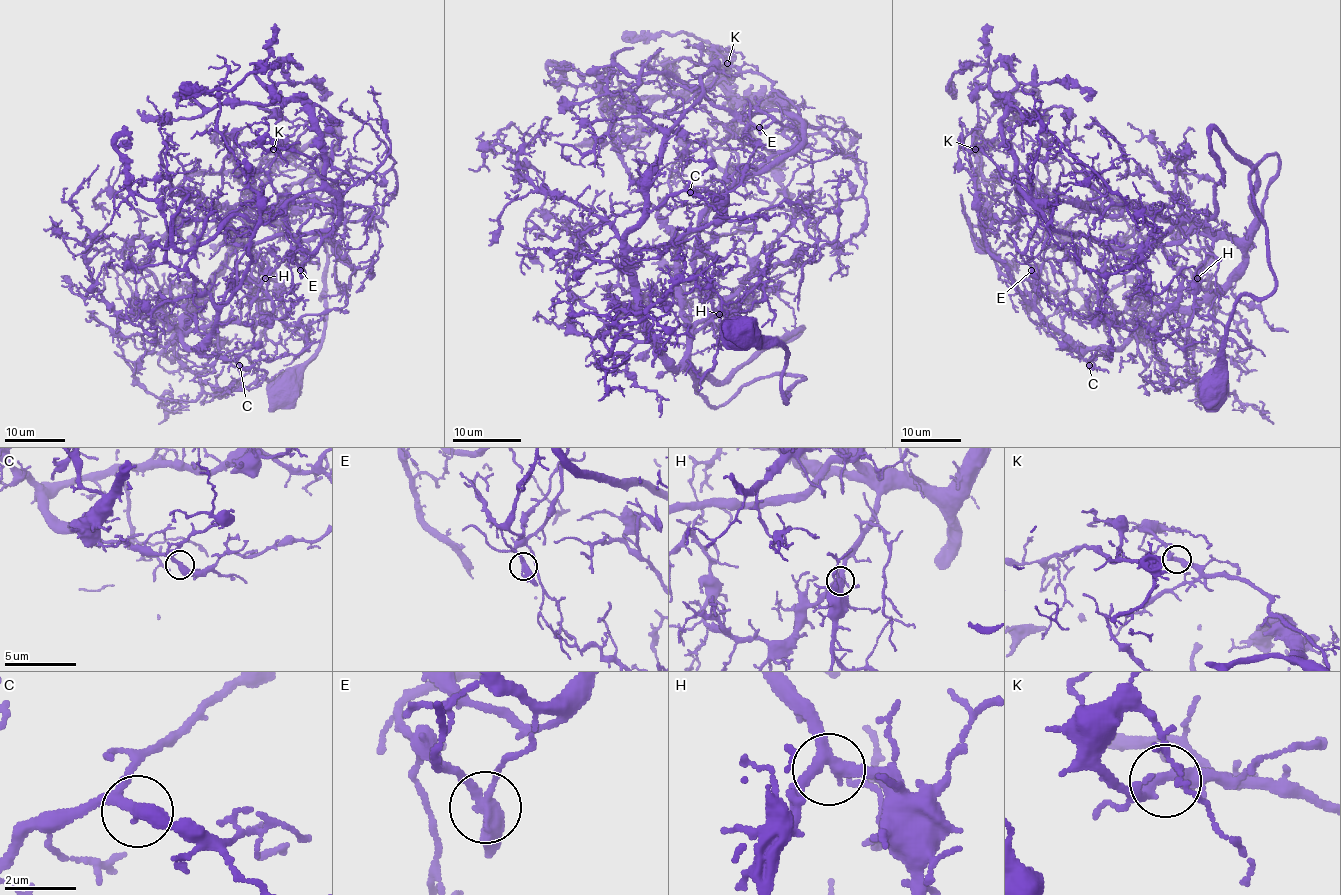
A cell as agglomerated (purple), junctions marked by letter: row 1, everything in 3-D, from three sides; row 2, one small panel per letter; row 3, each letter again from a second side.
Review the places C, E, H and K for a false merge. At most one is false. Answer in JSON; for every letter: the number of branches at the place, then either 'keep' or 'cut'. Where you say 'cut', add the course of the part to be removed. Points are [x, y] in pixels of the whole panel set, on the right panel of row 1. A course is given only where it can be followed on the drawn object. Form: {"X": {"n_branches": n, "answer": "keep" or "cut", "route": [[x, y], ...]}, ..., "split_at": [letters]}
{"C": {"n_branches": 3, "answer": "keep"}, "E": {"n_branches": 3, "answer": "cut", "route": [[1031, 270], [1028, 263], [1039, 254], [1048, 237], [1049, 208]]}, "H": {"n_branches": 3, "answer": "keep"}, "K": {"n_branches": 3, "answer": "keep"}, "split_at": ["E"]}

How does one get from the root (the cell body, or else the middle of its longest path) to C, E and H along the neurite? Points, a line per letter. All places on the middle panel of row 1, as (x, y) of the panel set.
C: (739, 330), (786, 350), (784, 402), (803, 378), (762, 378), (712, 407), (640, 309), (626, 235), (690, 192)
E: (739, 330), (786, 350), (784, 402), (803, 378), (696, 391), (679, 290), (679, 245), (772, 154), (758, 127)
H: (739, 330), (786, 350), (784, 402), (803, 378), (756, 379), (719, 407), (696, 391), (690, 338), (719, 314)

